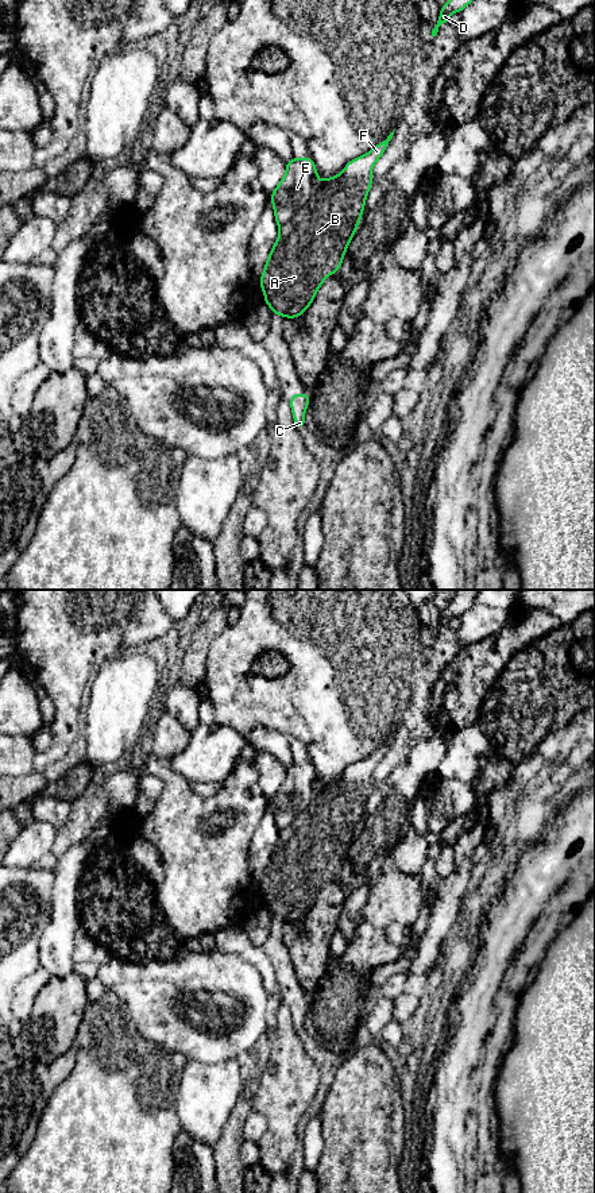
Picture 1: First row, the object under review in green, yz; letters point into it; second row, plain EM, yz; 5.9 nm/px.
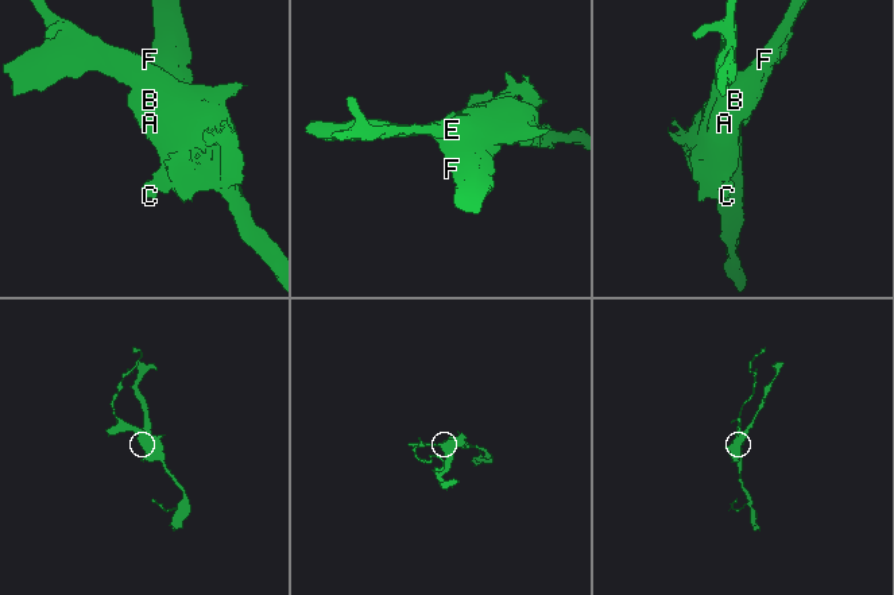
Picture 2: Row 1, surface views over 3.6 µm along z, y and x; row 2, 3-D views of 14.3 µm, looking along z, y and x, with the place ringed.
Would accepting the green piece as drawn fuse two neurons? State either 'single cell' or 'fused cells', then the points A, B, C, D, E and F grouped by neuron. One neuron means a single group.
fused cells; groups A C E / B D F

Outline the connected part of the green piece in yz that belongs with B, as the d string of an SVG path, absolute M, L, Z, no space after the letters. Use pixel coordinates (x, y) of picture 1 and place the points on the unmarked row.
M394 736L367 758L348 767L340 779L318 787L318 792L309 807L294 819L294 834L283 843L285 853L291 853L295 858L301 854L306 858L318 858L322 864L329 858L345 858L362 825L366 803L372 788L372 772L383 760L393 740Z

